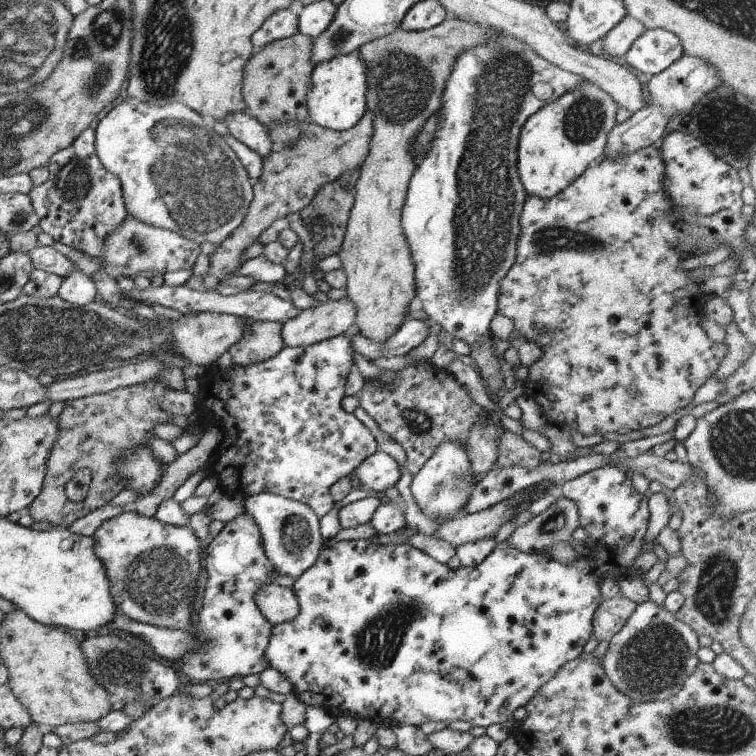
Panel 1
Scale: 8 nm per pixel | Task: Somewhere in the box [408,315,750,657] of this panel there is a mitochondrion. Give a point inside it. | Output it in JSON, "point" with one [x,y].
{"point":[717,578]}

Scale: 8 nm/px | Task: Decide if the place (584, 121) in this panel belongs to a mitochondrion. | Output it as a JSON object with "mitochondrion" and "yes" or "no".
{"mitochondrion":"yes"}

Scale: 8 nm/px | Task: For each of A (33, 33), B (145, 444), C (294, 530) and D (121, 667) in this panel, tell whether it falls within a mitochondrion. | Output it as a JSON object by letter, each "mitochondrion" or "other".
{"A":"mitochondrion","B":"other","C":"mitochondrion","D":"mitochondrion"}

